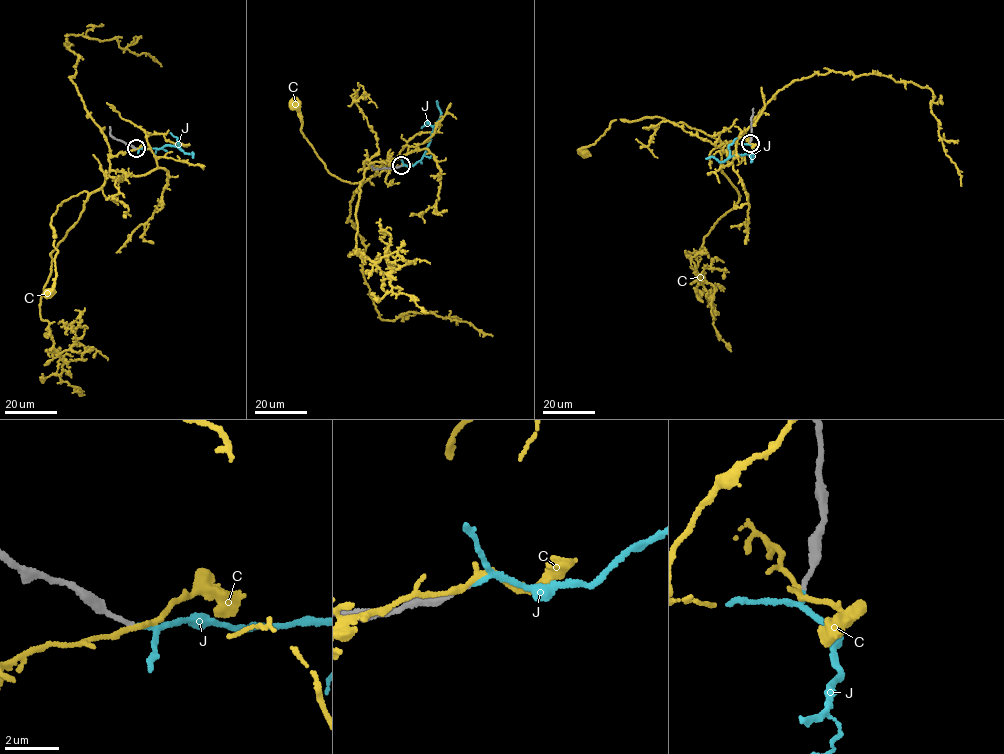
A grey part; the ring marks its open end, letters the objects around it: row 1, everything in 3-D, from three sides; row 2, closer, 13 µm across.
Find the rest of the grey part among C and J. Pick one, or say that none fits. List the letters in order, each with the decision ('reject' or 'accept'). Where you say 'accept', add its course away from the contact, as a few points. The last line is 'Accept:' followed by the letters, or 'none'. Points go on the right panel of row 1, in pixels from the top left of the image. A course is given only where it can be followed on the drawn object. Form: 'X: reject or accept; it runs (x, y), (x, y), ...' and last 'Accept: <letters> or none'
C: reject
J: accept; it runs (750, 143), (754, 151), (751, 155), (736, 155), (723, 161), (712, 157), (705, 158)
Accept: J

